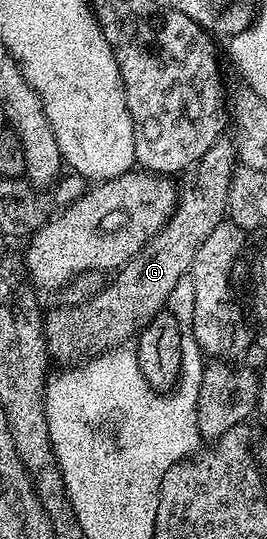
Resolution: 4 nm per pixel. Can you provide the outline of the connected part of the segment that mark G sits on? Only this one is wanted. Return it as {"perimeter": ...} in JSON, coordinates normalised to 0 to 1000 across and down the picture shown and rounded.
{"perimeter":[[[828,258],[798,265],[787,280],[757,288],[708,314],[693,314],[667,336],[659,382],[637,406],[554,445],[517,468],[401,523],[386,540],[300,568],[213,570],[176,575],[165,592],[165,636],[180,644],[180,660],[199,672],[228,670],[228,679],[255,681],[273,673],[311,672],[363,655],[393,655],[468,638],[479,623],[506,620],[566,588],[581,588],[625,568],[637,544],[670,521],[708,512],[727,473],[742,458],[843,408],[854,393],[854,354],[869,321],[891,310],[884,271],[865,260]]]}

